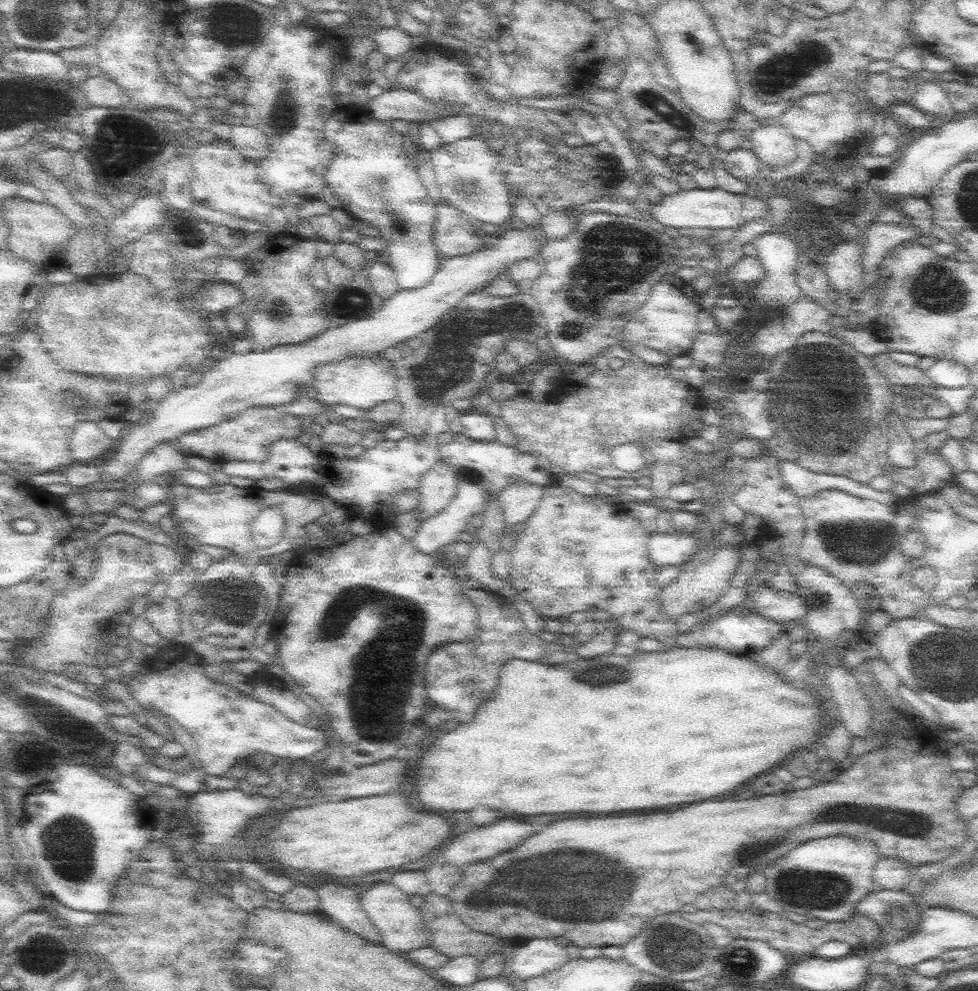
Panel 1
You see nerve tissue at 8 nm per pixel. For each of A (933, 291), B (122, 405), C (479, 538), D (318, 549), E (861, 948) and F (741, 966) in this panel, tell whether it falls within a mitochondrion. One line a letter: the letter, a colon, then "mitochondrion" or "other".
A: mitochondrion
B: other
C: other
D: other
E: other
F: mitochondrion

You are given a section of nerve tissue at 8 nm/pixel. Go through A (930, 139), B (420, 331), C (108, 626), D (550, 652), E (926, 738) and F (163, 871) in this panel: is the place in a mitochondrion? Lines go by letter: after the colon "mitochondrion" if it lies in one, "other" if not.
A: other
B: other
C: other
D: other
E: other
F: other

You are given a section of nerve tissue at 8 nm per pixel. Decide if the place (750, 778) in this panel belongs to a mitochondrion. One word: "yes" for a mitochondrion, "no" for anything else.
no

